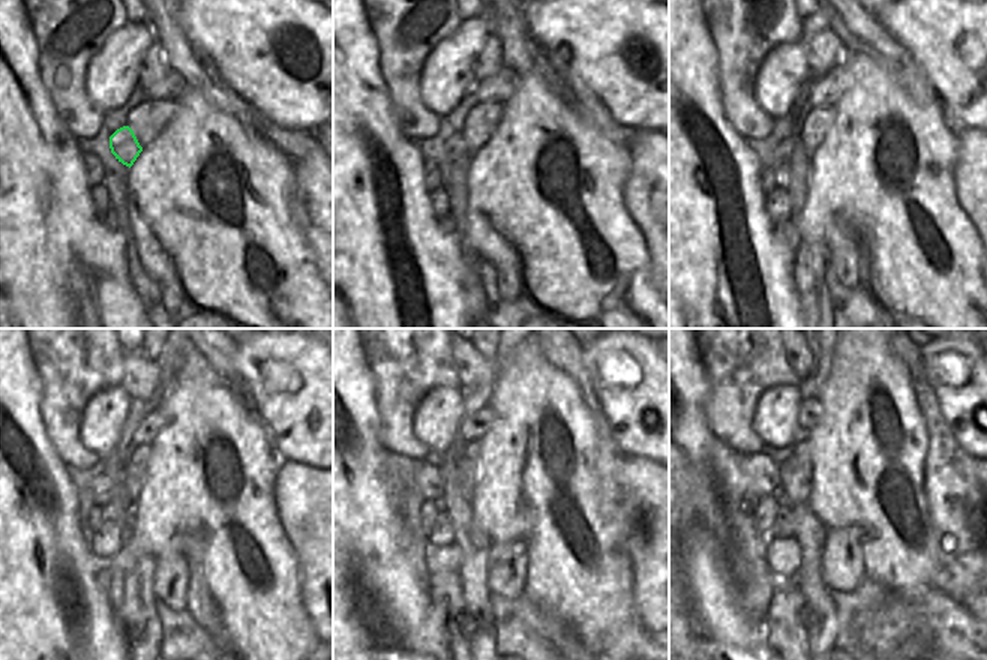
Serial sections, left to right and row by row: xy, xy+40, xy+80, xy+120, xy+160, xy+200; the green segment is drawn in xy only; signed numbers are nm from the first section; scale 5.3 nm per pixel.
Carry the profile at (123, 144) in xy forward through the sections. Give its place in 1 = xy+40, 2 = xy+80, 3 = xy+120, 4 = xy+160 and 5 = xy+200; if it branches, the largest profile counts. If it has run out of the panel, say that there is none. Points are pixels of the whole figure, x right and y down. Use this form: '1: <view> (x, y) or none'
1: xy+40 (456, 149)
2: xy+80 (785, 147)
3: xy+120 (102, 488)
4: xy+160 (428, 476)
5: xy+200 (761, 473)

